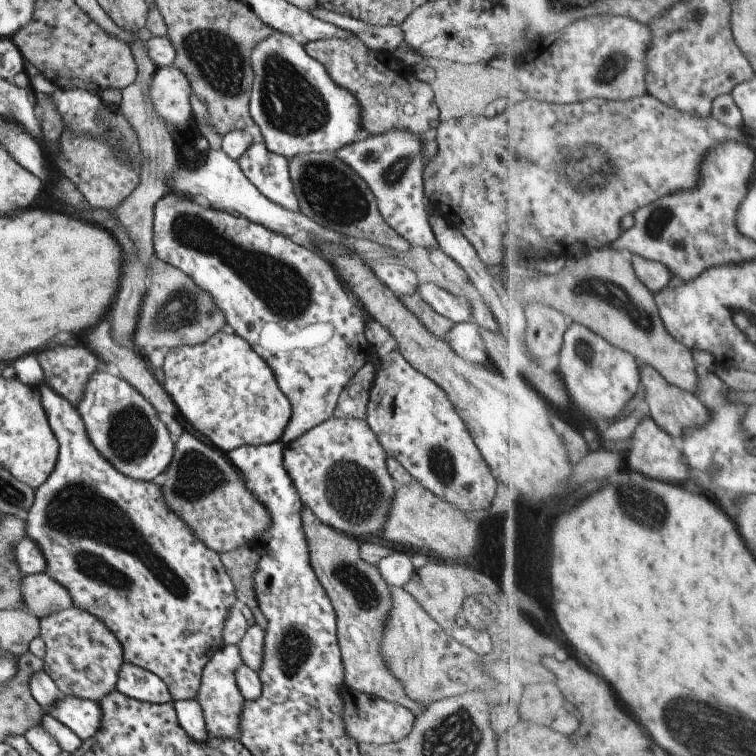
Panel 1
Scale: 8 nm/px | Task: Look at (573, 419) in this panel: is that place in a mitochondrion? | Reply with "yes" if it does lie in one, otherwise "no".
no

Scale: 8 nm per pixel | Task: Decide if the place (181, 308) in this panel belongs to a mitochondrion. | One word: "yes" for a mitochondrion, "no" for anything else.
yes

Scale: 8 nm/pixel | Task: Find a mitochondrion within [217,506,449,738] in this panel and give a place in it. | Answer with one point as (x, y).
(293, 650)

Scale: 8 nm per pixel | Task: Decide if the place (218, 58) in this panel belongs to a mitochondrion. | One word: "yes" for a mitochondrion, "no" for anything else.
yes

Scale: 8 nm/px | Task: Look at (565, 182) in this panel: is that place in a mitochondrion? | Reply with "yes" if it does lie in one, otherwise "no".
yes

